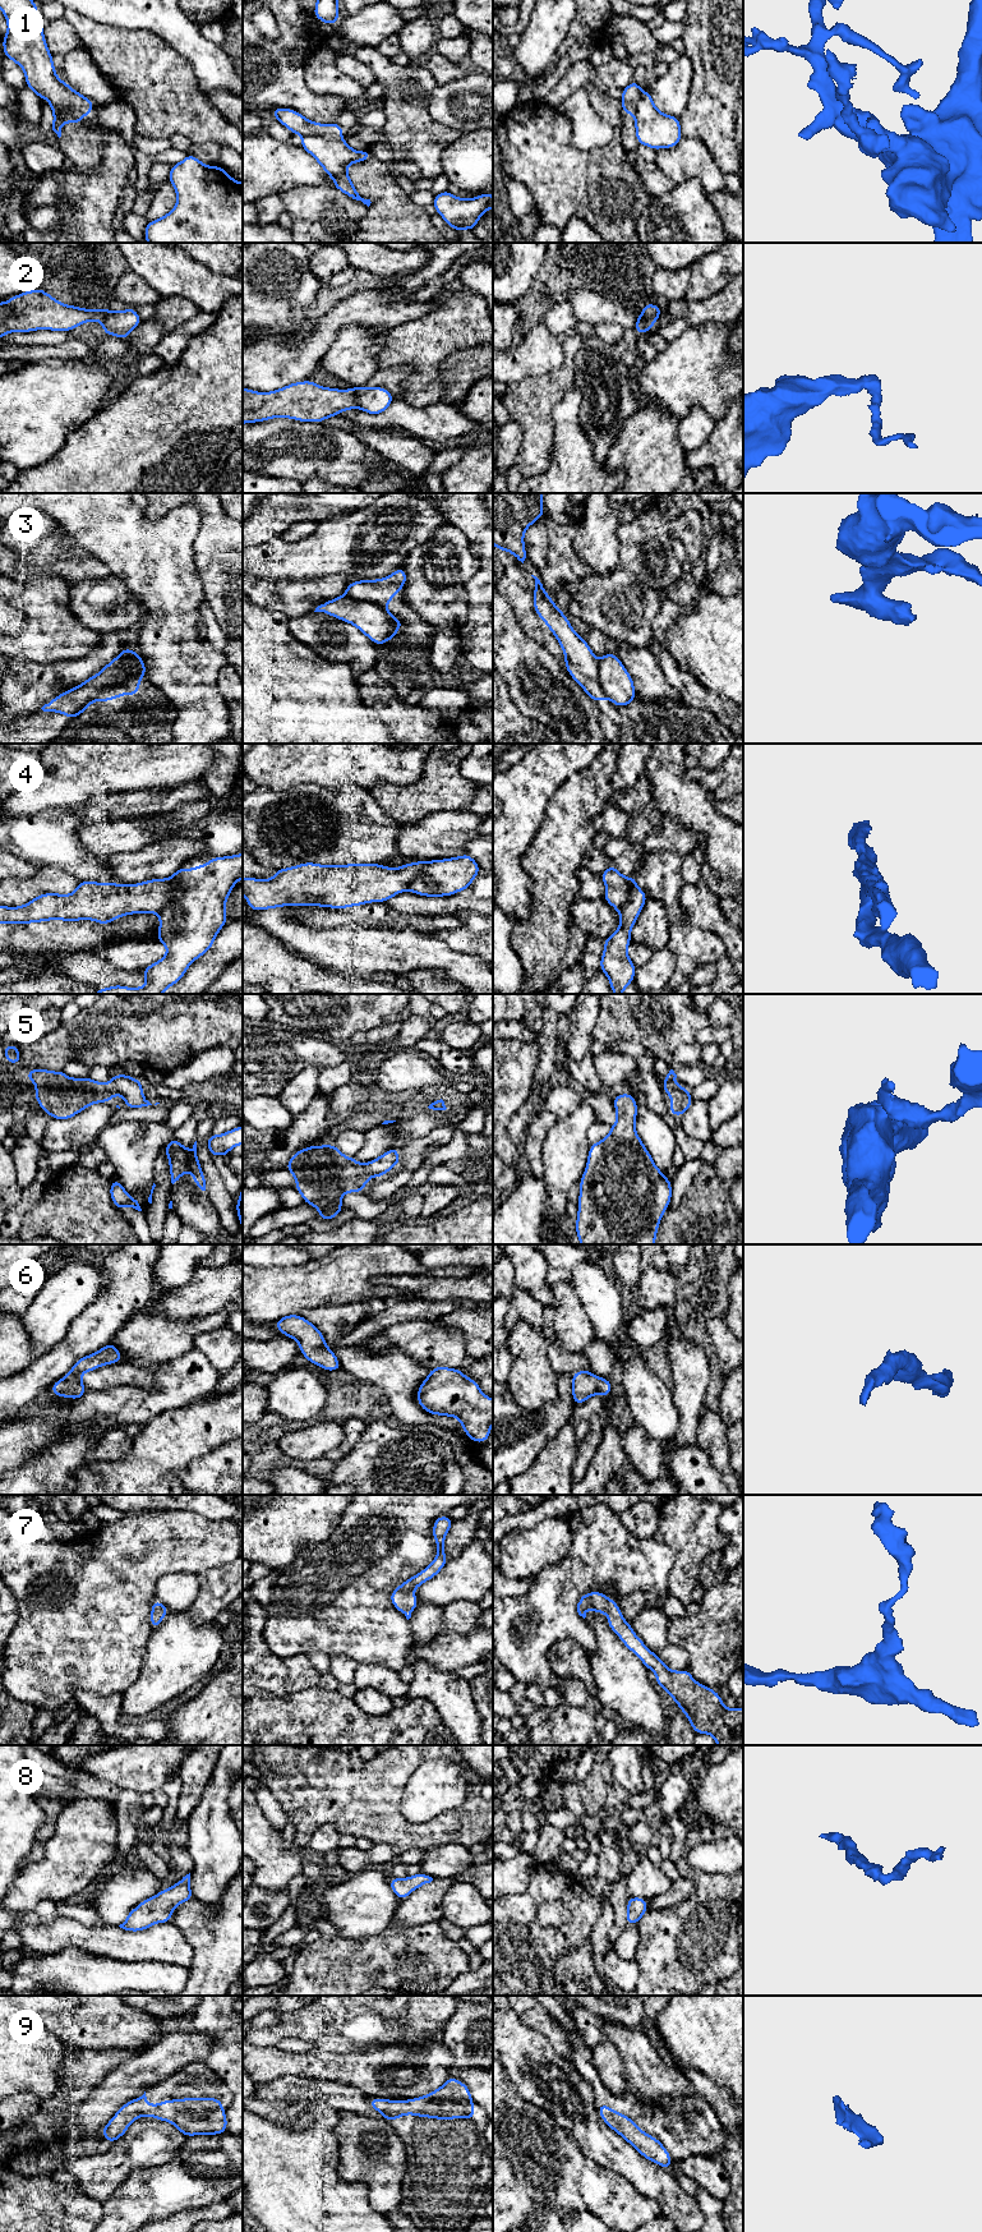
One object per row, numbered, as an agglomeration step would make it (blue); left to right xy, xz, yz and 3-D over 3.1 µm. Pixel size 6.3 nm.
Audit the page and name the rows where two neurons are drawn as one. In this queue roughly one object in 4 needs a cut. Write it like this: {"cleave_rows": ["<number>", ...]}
{"cleave_rows": ["1", "2", "3", "4", "5"]}

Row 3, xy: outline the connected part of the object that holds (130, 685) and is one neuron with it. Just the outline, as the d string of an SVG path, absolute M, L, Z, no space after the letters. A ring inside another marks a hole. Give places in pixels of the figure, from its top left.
M134 675L126 677L117 685L109 685L106 689L100 691L96 700L105 703L107 700L115 700L120 695L138 695L139 682L142 677L143 677L142 675Z

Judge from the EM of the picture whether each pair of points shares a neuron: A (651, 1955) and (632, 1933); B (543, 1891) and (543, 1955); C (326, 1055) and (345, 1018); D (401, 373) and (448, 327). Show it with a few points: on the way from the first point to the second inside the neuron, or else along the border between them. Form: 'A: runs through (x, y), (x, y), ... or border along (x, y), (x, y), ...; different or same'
A: border along (637, 1924), (639, 1945), (634, 1959); different
B: runs through (530, 1906), (531, 1940); same
C: border along (305, 1032), (322, 1035), (345, 1044); different
D: border along (378, 369), (411, 368), (401, 381), (402, 395); different

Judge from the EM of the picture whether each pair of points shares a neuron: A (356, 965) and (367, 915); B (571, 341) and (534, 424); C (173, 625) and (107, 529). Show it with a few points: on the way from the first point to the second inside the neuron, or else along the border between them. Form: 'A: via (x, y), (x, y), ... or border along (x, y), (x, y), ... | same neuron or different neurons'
A: border along (360, 923), (368, 926), (388, 926), (393, 929) | different neurons
B: via (568, 362), (566, 372), (534, 404) | same neuron
C: via (171, 601), (170, 589), (132, 553) | same neuron

